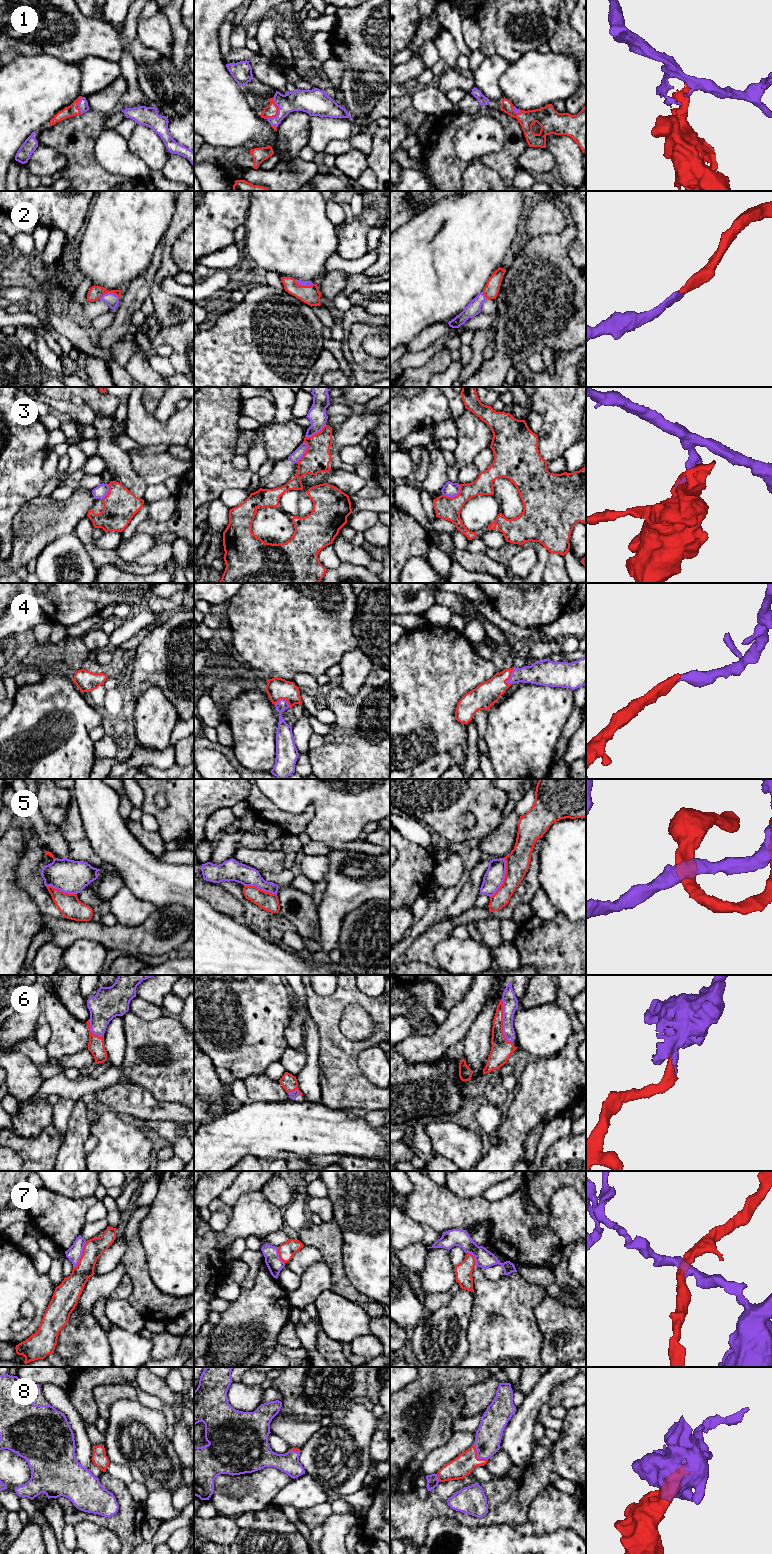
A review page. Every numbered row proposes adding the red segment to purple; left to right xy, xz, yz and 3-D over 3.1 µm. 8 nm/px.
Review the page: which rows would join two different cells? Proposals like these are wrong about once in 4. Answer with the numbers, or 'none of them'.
3, 5, 7

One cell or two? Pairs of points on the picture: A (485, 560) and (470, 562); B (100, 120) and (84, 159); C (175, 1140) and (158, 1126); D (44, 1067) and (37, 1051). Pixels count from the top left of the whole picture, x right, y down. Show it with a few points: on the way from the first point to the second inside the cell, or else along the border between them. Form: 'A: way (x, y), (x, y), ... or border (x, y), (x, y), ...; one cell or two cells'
A: way (481, 562), (474, 562); one cell
B: way (90, 130), (84, 136), (84, 149); one cell
C: way (171, 1136), (162, 1128); one cell
D: way (43, 1063), (38, 1055); one cell

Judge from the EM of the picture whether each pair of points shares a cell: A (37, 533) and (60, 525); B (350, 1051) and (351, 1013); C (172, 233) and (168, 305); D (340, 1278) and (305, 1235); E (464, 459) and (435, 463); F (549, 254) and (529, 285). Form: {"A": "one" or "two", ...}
{"A": "one", "B": "two", "C": "one", "D": "one", "E": "two", "F": "one"}

